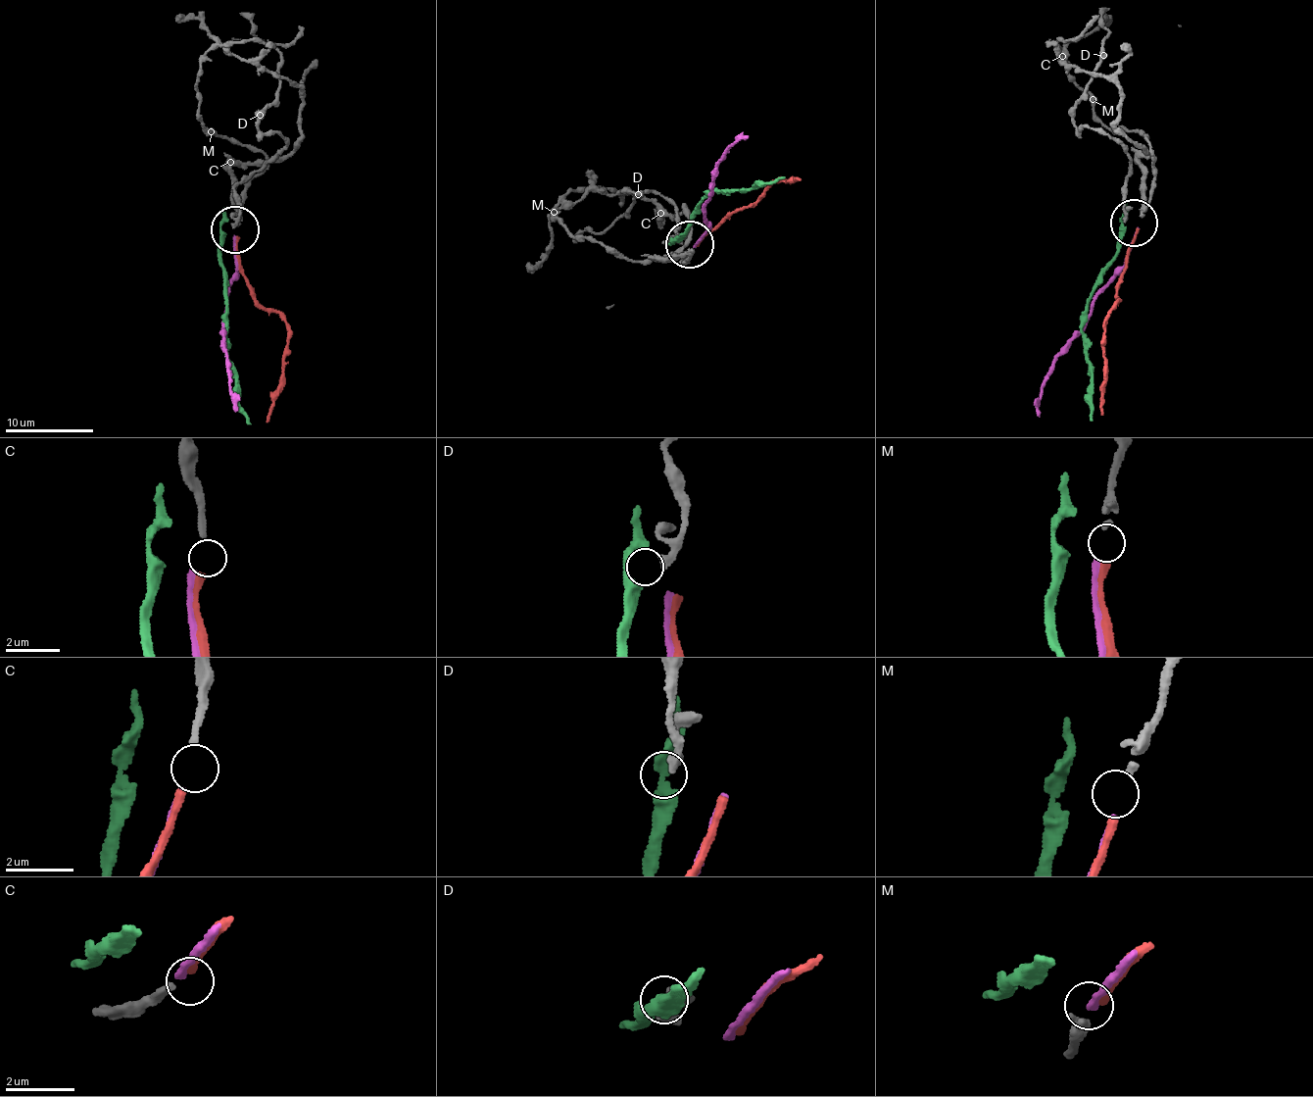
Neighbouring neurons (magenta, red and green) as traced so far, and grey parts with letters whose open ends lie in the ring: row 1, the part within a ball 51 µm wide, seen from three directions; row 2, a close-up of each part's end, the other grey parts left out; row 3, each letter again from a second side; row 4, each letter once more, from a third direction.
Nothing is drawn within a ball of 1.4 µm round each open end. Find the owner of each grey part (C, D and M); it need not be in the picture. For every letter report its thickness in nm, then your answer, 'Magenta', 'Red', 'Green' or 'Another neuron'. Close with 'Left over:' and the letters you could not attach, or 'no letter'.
C: Thickness 220 nm. Red
D: Thickness 240 nm. Another neuron
M: Thickness 140 nm. Magenta
Left over: D

